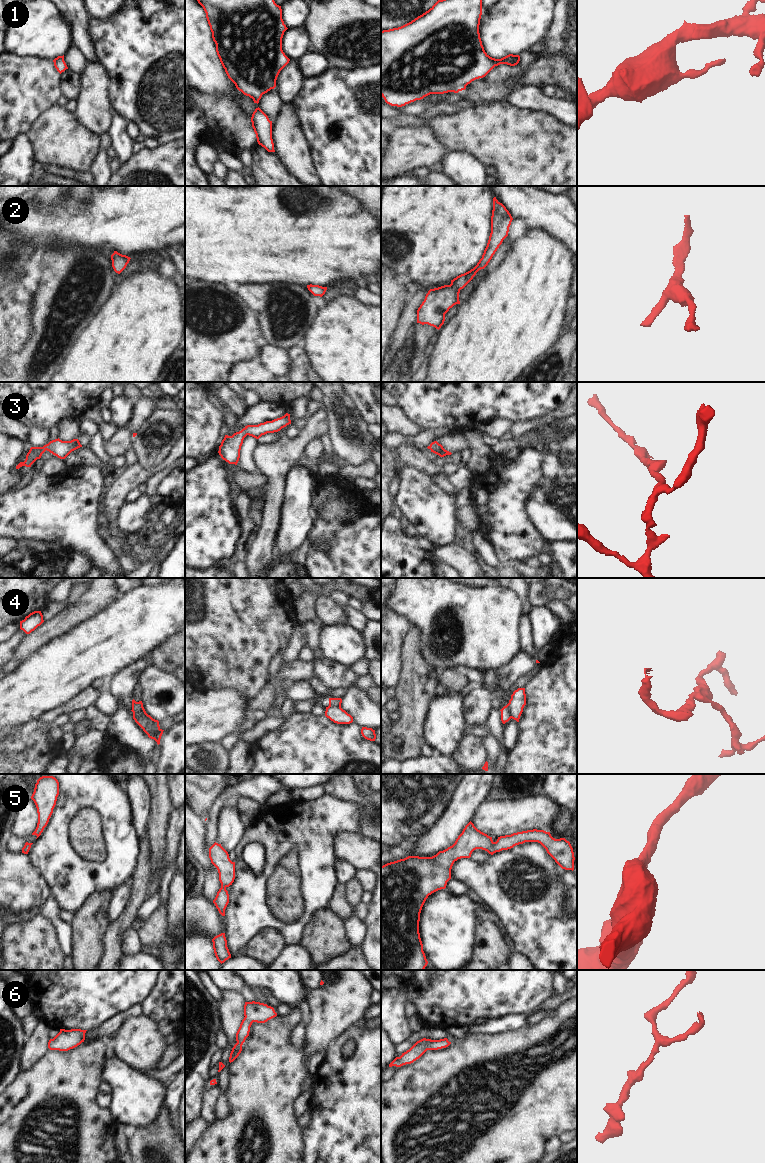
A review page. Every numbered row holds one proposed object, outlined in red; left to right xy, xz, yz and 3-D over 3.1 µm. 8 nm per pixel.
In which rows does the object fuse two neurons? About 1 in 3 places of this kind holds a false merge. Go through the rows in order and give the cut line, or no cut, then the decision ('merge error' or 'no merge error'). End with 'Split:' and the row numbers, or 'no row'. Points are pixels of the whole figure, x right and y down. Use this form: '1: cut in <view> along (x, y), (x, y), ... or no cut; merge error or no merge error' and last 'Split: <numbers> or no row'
1: no cut; no merge error
2: no cut; no merge error
3: no cut; no merge error
4: cut in yz along (508, 703), (508, 711), (511, 717); merge error
5: no cut; no merge error
6: no cut; no merge error
Split: 4

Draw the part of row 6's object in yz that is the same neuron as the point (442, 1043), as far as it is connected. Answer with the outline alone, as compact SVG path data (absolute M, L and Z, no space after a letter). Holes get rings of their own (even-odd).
M423 1038L417 1041L409 1050L402 1053L400 1057L396 1057L389 1067L396 1066L401 1067L406 1064L411 1064L419 1059L427 1050L438 1050L446 1048L451 1044L447 1038L440 1040L431 1040Z

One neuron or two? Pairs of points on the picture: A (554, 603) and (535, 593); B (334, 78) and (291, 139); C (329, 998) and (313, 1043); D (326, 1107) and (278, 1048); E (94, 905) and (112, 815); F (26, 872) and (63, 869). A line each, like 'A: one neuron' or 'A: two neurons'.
A: two neurons
B: two neurons
C: one neuron
D: two neurons
E: two neurons
F: two neurons

